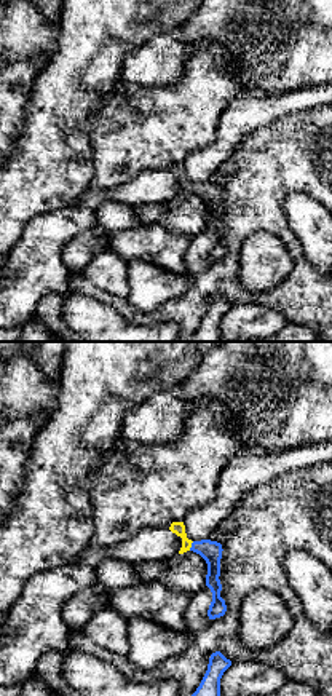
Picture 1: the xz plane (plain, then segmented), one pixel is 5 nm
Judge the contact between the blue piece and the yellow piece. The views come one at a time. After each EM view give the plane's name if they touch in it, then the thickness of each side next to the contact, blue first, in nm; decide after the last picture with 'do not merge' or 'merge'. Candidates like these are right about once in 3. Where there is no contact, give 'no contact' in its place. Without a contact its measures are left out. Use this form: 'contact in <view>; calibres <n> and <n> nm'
contact in xz; calibres 110 and 60 nm

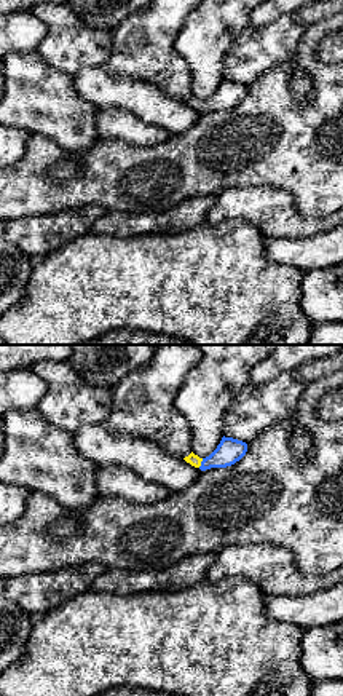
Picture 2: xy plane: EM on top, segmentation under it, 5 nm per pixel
contact in xy; calibres 130 and 60 nm

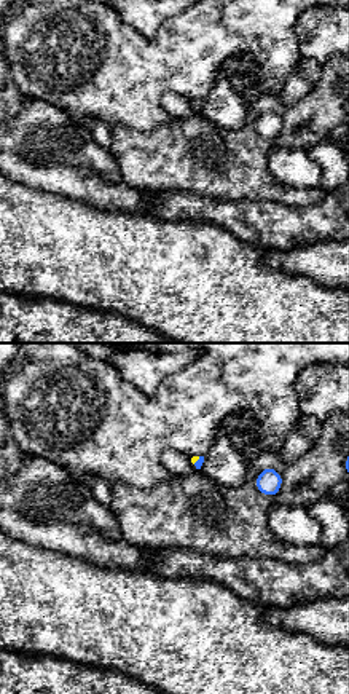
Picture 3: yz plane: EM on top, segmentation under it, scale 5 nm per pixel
contact in yz; calibres 40 and 30 nm

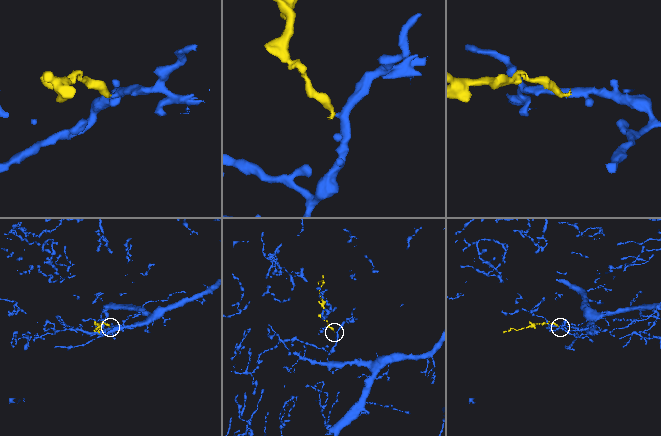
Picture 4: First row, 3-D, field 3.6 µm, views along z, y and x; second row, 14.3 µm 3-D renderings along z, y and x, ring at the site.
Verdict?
merge

